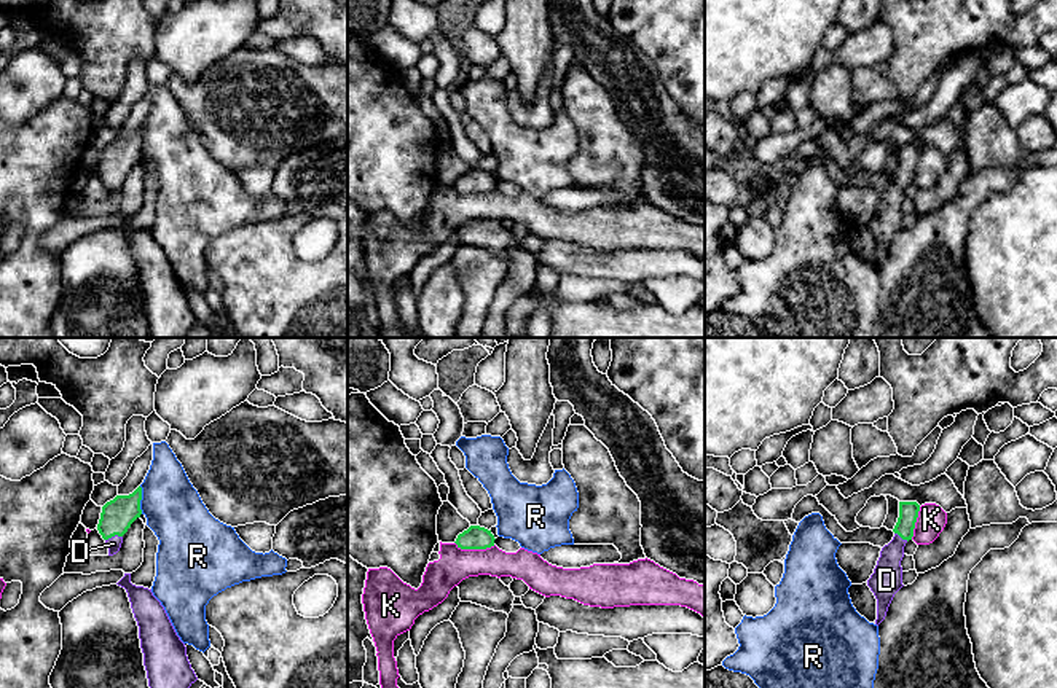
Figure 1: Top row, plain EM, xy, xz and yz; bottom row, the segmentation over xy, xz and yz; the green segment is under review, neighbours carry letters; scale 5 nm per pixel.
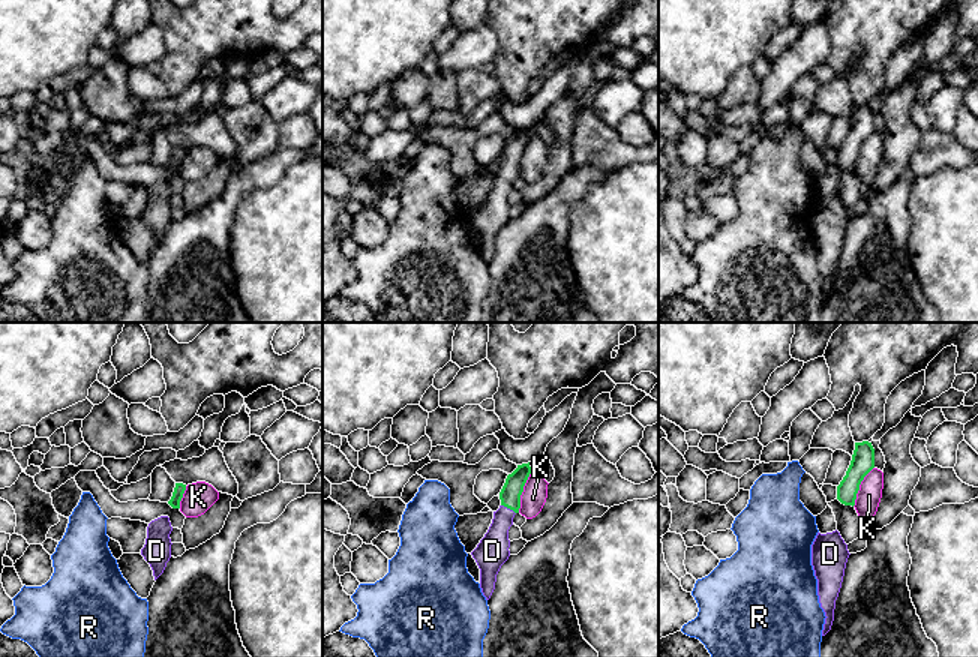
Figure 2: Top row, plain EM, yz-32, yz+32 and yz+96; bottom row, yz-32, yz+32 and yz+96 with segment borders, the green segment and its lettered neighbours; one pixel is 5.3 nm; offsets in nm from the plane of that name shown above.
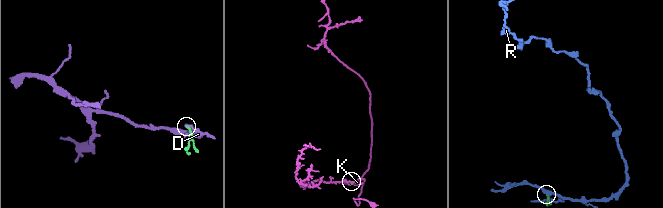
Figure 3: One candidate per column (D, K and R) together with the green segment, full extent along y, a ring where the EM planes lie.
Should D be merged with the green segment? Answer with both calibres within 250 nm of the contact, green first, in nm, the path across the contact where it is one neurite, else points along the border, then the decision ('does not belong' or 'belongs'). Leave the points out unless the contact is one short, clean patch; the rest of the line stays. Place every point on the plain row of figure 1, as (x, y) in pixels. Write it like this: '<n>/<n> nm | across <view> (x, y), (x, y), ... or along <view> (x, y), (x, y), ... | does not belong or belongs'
160/70 nm | across xy (117, 160), (113, 179), (113, 187) | belongs

